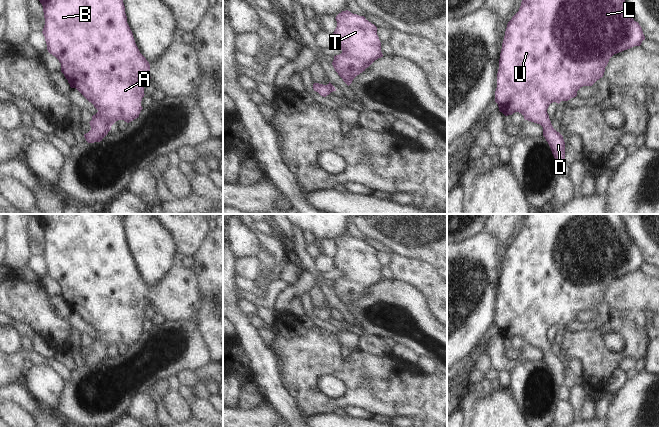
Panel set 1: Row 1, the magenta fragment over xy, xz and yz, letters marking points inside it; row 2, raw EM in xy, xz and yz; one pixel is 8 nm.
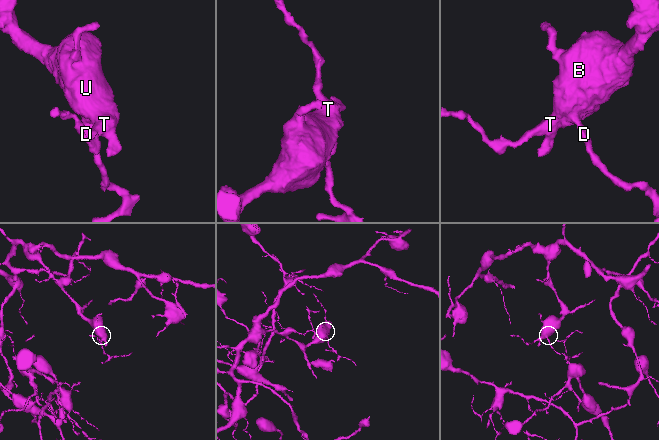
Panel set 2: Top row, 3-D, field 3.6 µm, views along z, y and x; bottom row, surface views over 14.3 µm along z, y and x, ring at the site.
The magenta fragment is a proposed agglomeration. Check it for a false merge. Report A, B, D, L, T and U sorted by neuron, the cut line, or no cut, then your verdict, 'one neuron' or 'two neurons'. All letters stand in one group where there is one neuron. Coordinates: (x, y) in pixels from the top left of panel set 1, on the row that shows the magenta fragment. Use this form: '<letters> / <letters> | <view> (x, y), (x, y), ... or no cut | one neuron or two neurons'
A B D L T U | no cut | one neuron

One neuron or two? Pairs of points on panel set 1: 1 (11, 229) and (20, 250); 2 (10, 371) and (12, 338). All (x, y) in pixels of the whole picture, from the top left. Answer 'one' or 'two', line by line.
1: one
2: two

